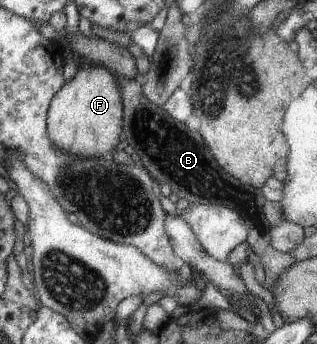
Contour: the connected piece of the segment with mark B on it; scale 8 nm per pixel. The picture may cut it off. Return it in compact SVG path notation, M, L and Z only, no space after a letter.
M119 77L119 86L122 86L123 138L128 146L135 150L141 165L145 166L144 169L155 182L167 184L171 193L178 198L184 198L188 204L201 205L207 201L240 212L249 229L245 240L257 246L259 264L265 275L261 286L271 290L278 276L295 260L289 253L276 251L267 242L271 226L261 211L265 198L260 189L244 185L227 174L217 164L198 131L191 130L185 123L172 119L161 107L147 100L139 79Z

